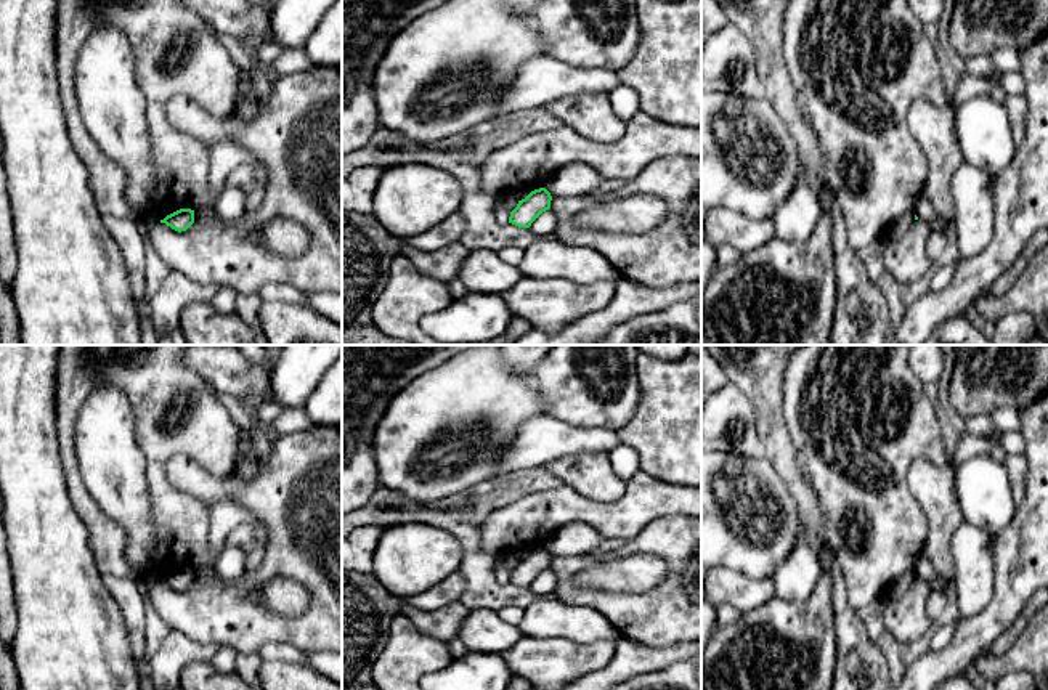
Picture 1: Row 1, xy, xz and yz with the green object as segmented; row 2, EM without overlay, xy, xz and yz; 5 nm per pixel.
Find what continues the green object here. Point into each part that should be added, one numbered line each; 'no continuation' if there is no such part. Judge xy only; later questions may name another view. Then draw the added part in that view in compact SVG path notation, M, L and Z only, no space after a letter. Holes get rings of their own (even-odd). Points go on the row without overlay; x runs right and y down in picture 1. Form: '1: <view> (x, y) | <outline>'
no continuation

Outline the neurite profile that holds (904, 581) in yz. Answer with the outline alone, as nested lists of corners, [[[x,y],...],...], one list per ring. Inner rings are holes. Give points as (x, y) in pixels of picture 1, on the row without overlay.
[[[913,570],[905,571],[886,589],[886,592],[879,597],[878,603],[886,607],[889,602],[900,599],[910,589],[913,581],[915,571]]]

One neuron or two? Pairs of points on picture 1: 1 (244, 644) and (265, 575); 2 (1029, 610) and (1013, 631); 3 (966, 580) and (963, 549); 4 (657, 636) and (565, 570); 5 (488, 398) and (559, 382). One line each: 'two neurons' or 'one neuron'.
1: one neuron
2: one neuron
3: one neuron
4: one neuron
5: two neurons

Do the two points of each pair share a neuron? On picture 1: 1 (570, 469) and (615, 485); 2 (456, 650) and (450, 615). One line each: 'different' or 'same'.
1: same
2: different

